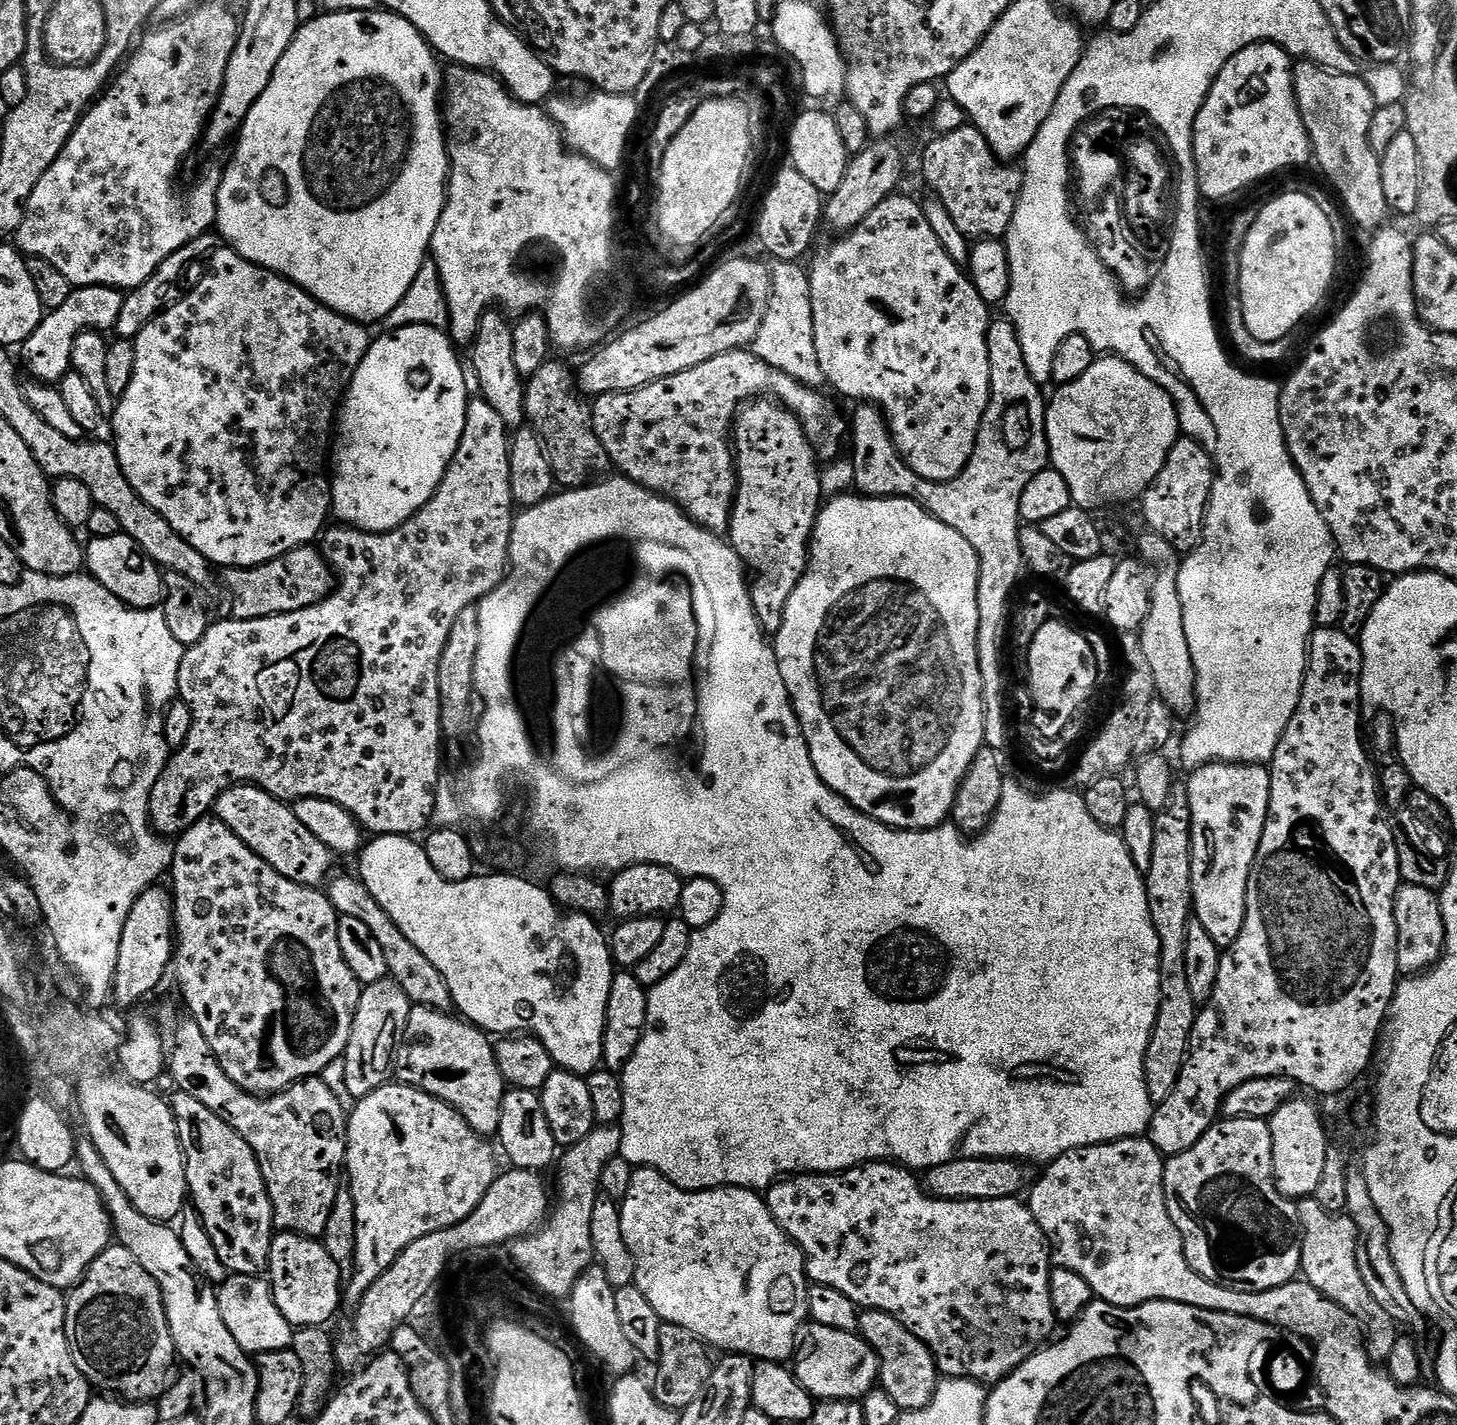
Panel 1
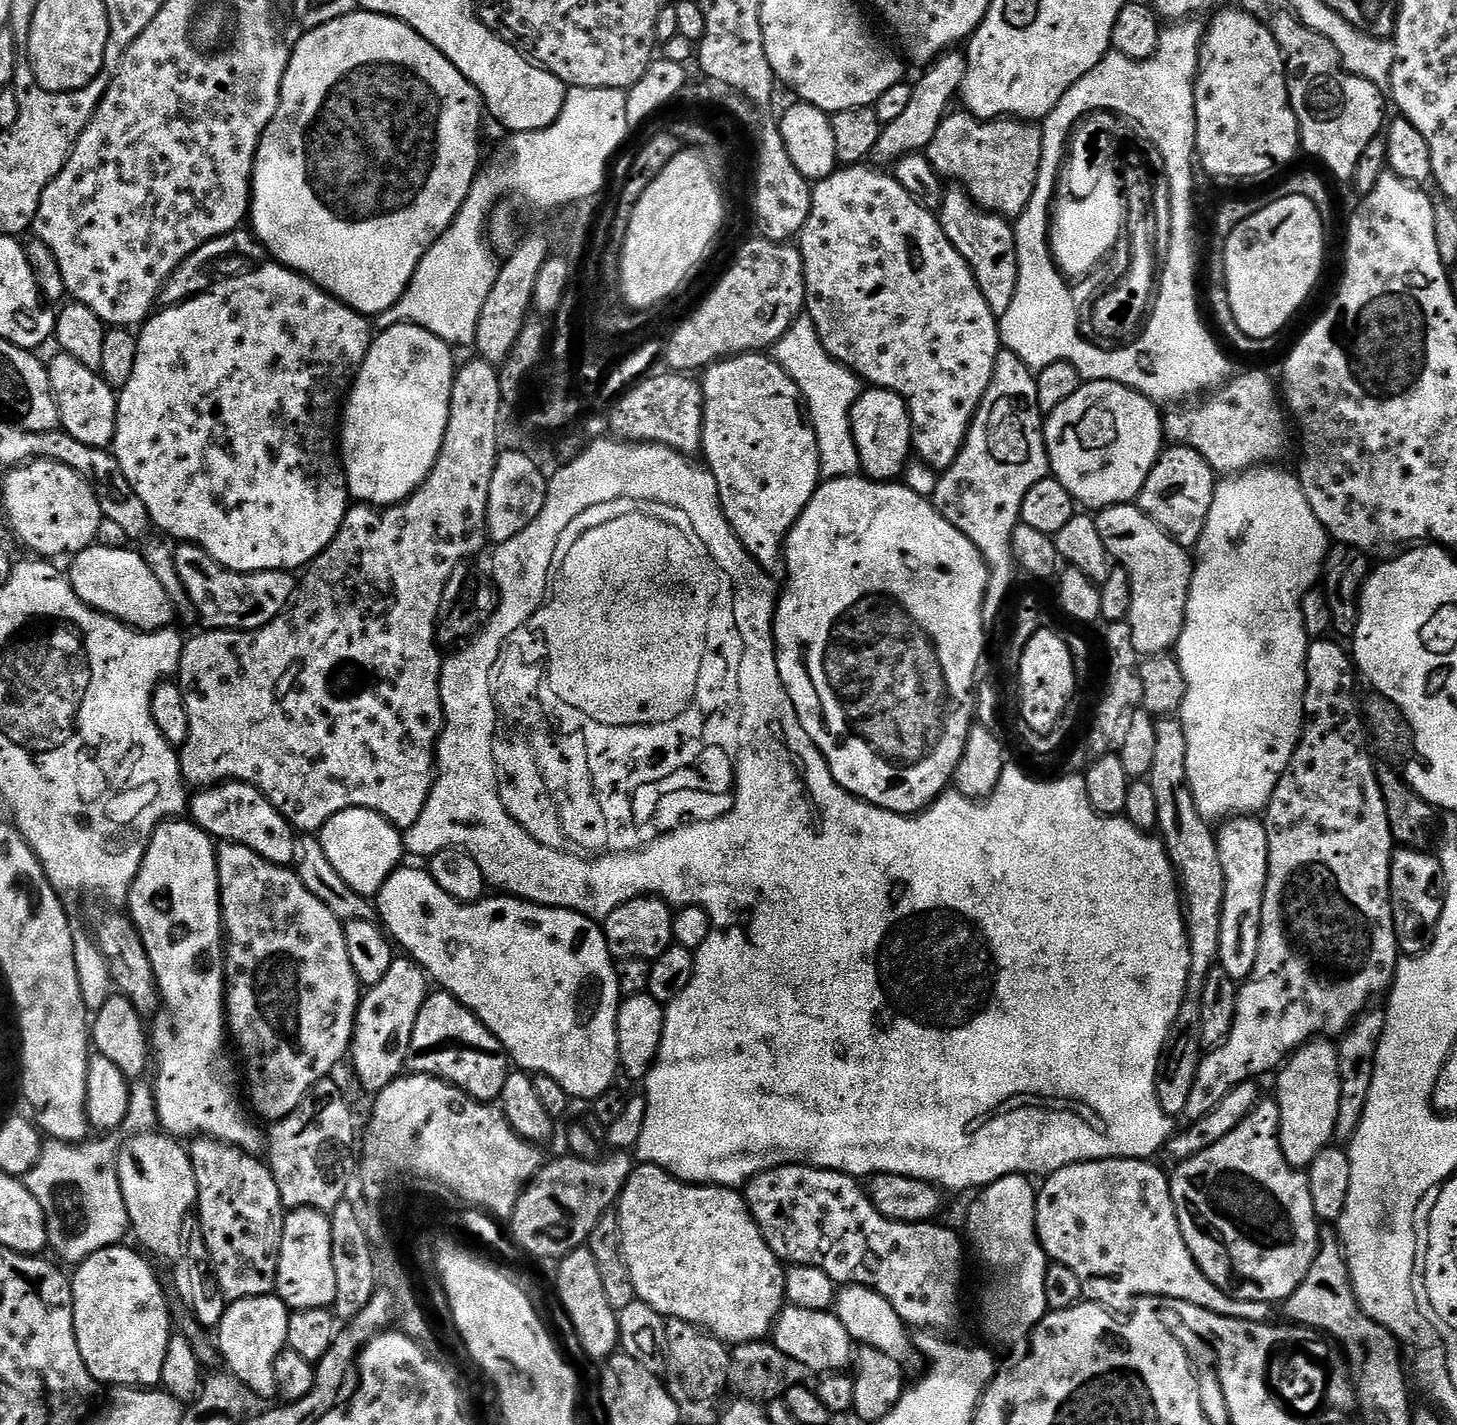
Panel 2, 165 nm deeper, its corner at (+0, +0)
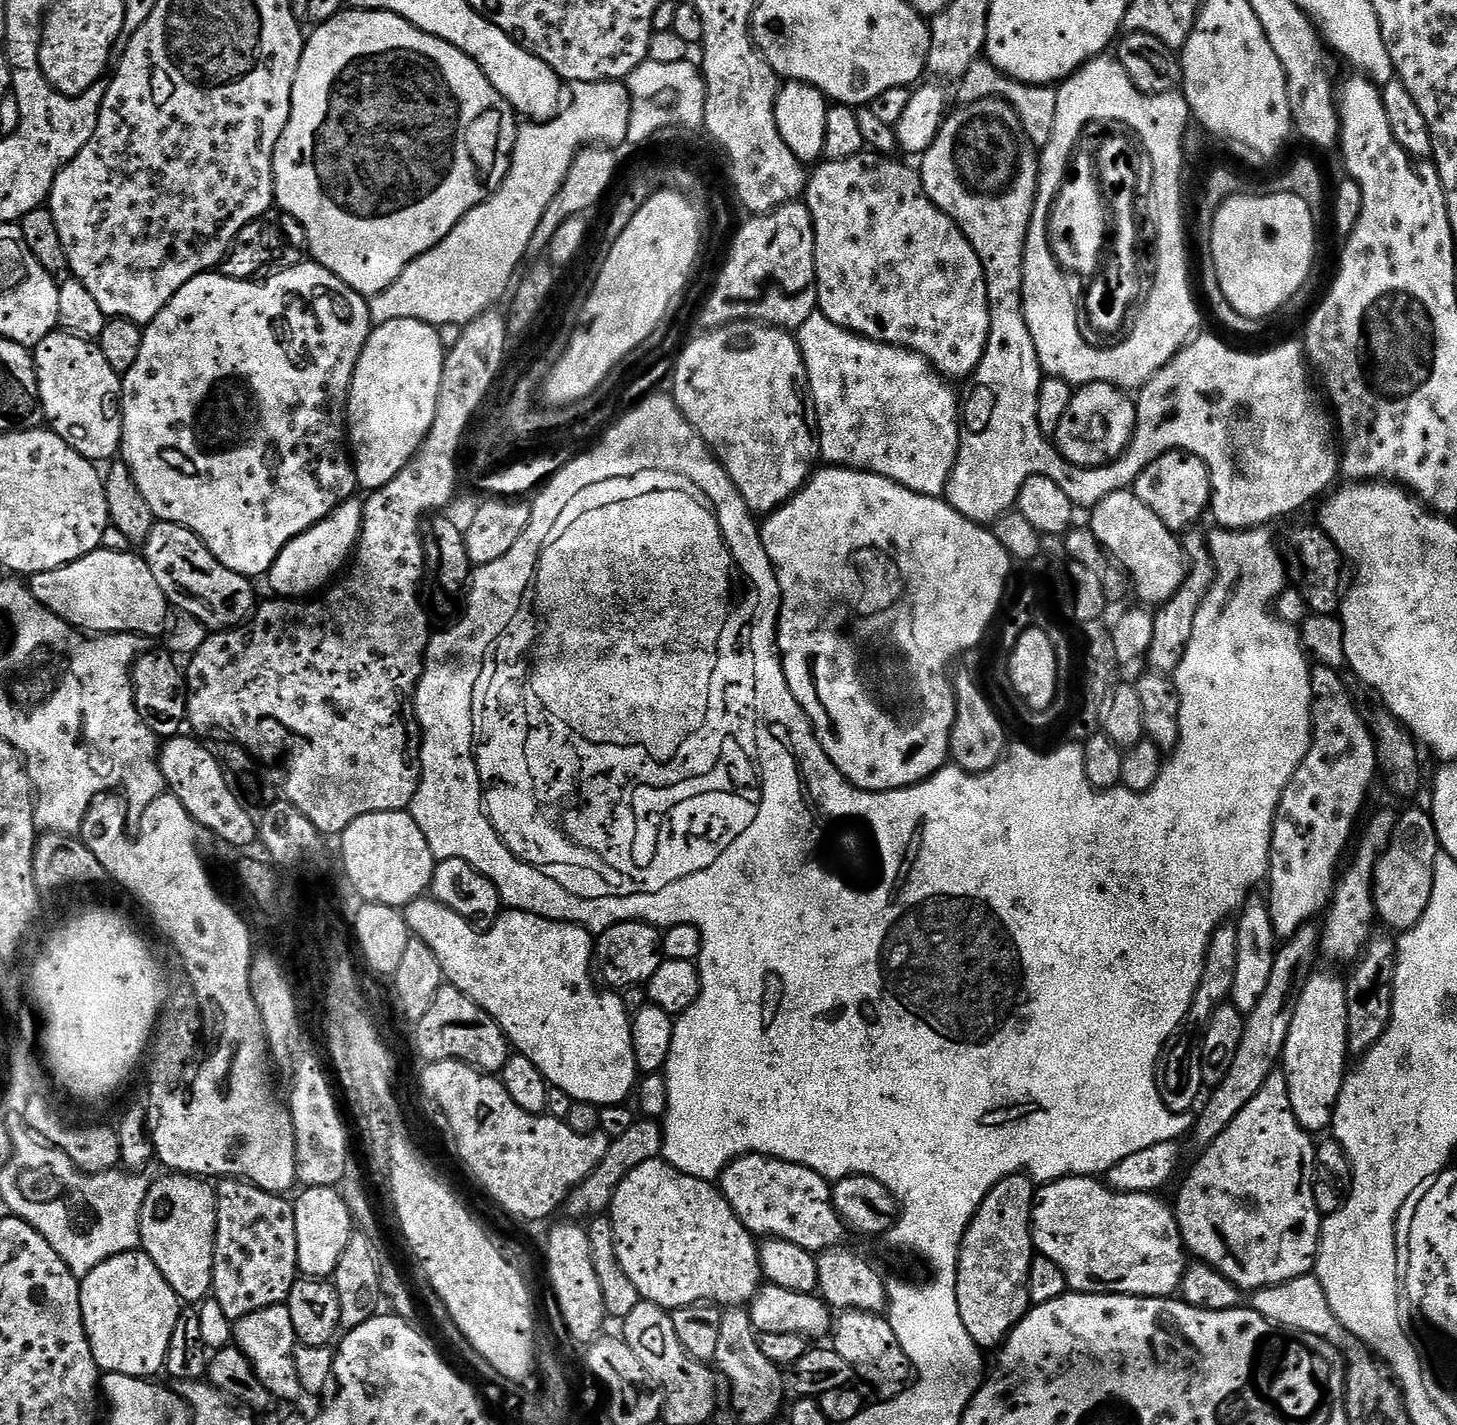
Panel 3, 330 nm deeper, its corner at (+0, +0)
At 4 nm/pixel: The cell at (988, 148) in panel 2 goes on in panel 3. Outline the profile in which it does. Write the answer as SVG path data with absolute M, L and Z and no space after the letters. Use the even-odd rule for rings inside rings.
M984 58L973 62L970 70L966 70L966 74L960 77L958 87L960 89L957 90L956 96L961 105L973 104L979 100L1005 100L1018 114L1024 134L1033 148L1043 150L1050 142L1050 134L1054 134L1054 118L1058 114L1058 91L1055 87L1011 80L1005 72L1000 72Z

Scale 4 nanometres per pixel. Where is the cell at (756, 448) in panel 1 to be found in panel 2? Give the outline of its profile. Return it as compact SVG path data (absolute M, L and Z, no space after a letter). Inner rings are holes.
M746 352L743 356L730 356L716 361L715 364L709 364L702 372L702 387L704 390L704 443L702 445L702 456L705 456L703 459L706 461L708 471L714 474L714 482L718 482L718 494L726 514L726 520L730 522L730 526L738 534L738 538L746 546L749 554L769 574L775 573L775 568L781 567L784 542L788 539L790 530L798 522L798 518L806 510L806 506L814 498L816 489L822 483L818 442L811 423L806 419L800 391L796 389L796 383L790 378L790 374L786 374L786 370L782 370L782 366L771 355L758 352Z

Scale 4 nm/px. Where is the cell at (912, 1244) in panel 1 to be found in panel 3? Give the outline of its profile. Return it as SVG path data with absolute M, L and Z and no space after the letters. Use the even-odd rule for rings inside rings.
M749 1154L733 1160L718 1177L720 1193L730 1202L734 1214L753 1237L771 1238L794 1242L794 1246L802 1246L802 1250L813 1254L825 1252L827 1248L837 1247L846 1235L846 1229L840 1216L832 1206L832 1190L829 1181L801 1164L791 1164L785 1160L775 1160L773 1156Z

